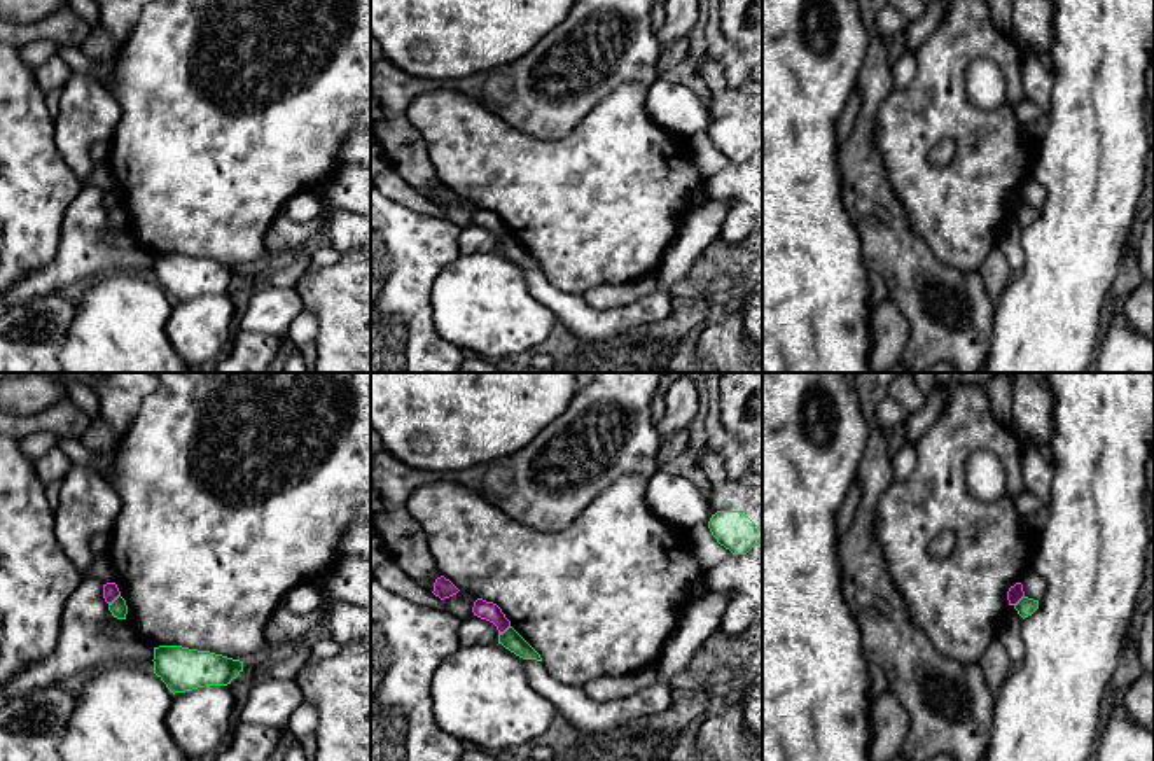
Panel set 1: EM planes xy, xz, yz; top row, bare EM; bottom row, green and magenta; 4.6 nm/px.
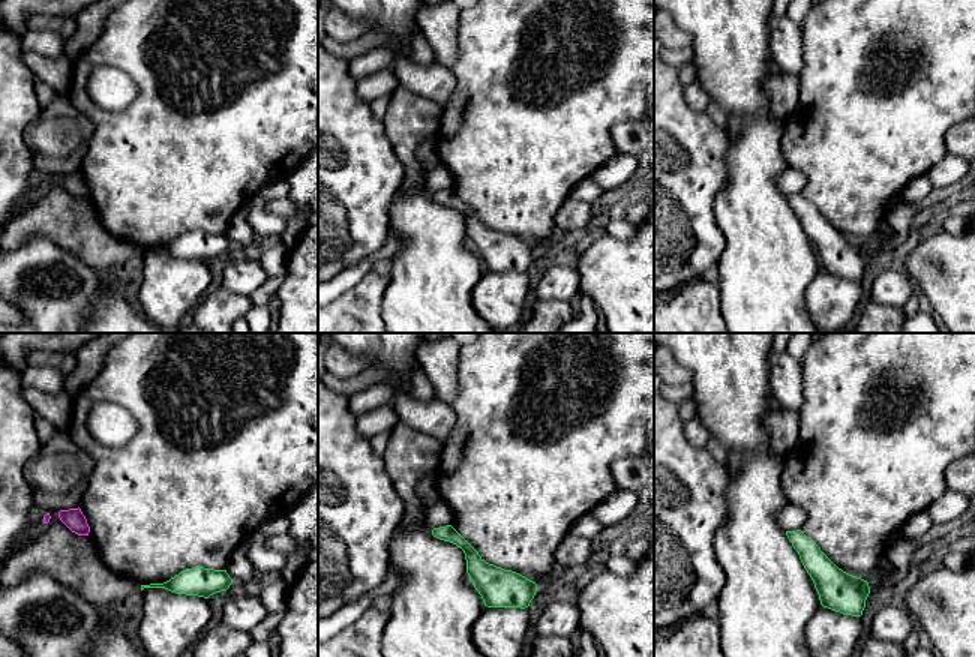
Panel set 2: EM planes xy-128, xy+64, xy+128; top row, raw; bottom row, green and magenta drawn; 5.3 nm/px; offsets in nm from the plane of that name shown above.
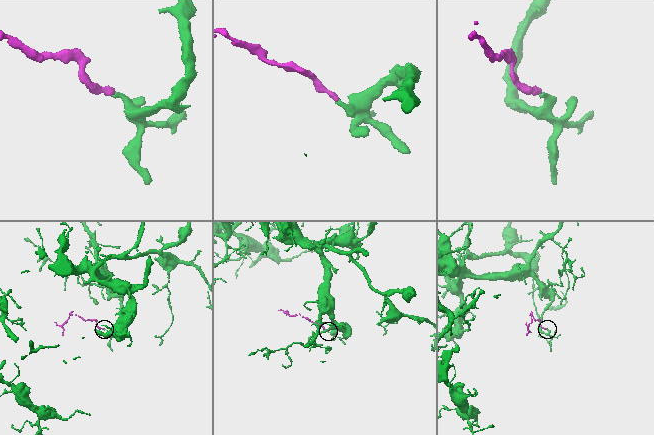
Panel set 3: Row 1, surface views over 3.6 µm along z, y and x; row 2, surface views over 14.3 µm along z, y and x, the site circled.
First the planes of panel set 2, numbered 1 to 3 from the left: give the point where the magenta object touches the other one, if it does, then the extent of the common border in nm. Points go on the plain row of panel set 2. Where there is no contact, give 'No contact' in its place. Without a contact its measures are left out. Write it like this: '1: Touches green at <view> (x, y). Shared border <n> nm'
1: No contact
2: No contact
3: No contact

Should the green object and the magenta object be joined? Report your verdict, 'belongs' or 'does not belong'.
does not belong

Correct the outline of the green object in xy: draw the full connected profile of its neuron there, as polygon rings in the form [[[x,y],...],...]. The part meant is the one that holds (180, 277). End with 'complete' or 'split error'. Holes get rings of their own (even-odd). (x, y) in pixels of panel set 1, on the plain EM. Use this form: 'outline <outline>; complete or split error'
outline [[[182,254],[154,255],[154,282],[175,301],[227,294],[243,280],[243,269]]]; complete

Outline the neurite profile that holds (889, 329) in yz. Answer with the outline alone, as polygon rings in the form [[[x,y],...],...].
[[[892,299],[874,306],[871,339],[869,367],[872,373],[885,373],[900,364],[909,339],[909,324]]]

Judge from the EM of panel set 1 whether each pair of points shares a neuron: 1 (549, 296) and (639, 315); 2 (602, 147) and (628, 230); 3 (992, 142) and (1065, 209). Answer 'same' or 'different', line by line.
1: same
2: same
3: different

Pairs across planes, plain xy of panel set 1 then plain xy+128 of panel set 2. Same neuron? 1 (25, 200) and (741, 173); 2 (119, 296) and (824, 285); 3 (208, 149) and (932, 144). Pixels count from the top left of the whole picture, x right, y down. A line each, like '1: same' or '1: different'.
1: different
2: different
3: same

